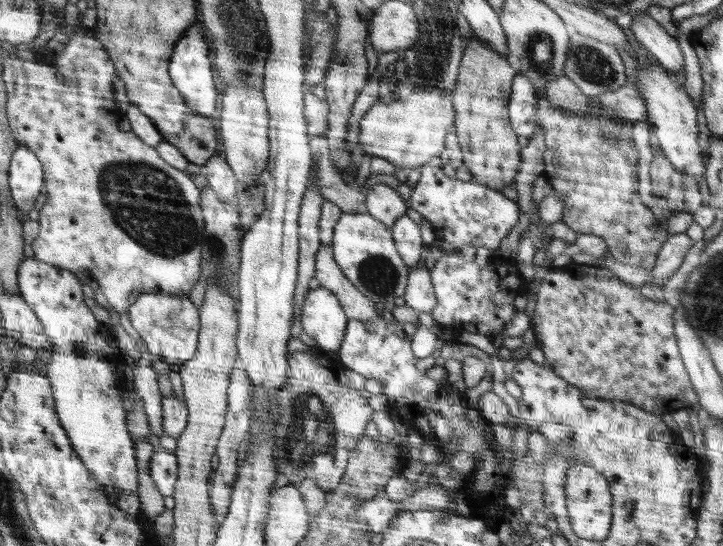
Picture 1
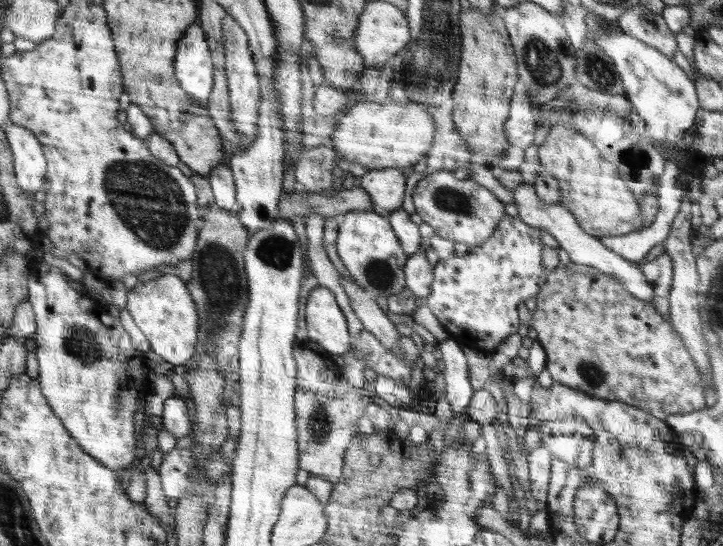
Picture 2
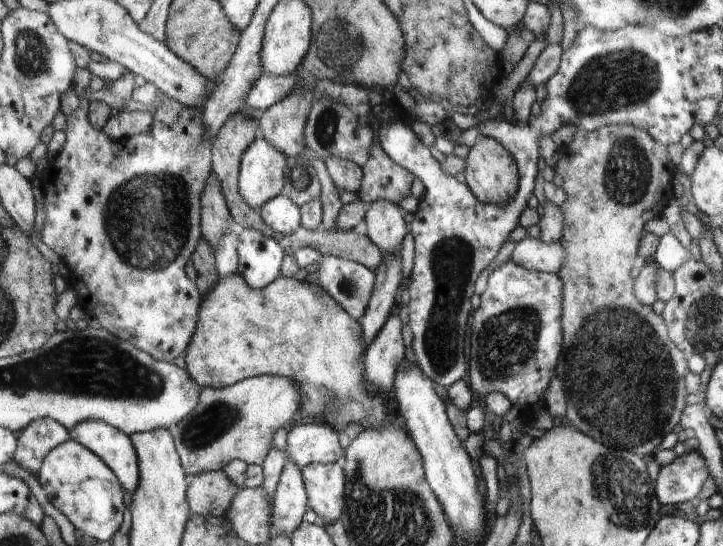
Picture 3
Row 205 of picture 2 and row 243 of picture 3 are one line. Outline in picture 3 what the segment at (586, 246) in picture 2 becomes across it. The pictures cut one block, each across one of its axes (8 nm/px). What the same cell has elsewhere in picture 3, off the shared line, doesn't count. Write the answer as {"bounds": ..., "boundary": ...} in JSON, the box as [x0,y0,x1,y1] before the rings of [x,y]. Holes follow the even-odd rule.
{"bounds":[509,235,566,274],"boundary":[[[527,235],[516,243],[509,258],[516,264],[536,270],[536,272],[558,274],[566,258],[566,250],[562,246],[562,240],[544,242],[540,238]]]}

